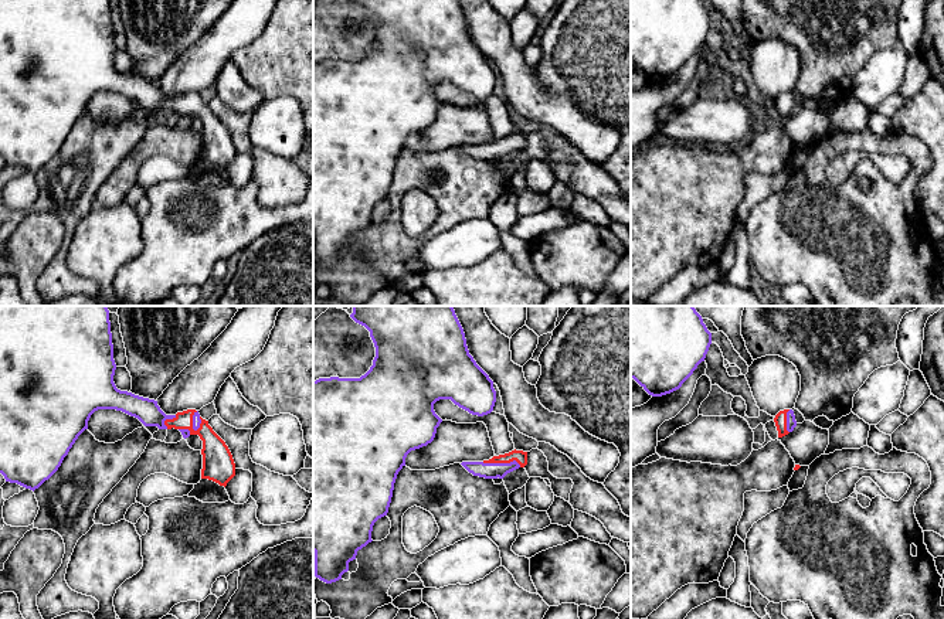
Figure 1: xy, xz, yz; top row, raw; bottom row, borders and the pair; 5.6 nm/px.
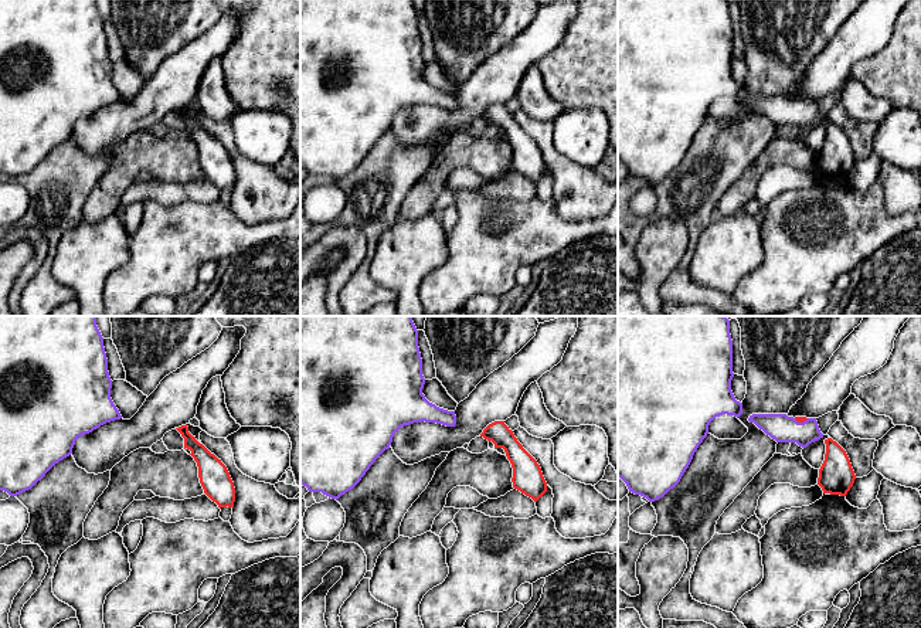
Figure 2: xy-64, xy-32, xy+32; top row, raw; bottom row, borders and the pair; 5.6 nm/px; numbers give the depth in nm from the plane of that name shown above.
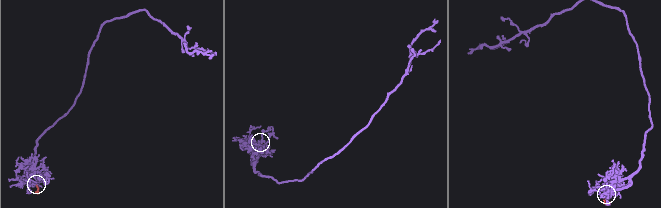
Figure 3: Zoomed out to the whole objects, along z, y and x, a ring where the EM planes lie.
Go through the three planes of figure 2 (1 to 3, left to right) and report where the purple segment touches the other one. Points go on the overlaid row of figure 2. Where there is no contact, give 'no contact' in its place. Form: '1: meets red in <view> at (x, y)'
1: no contact
2: no contact
3: meets red in xy+32 at (801, 421)

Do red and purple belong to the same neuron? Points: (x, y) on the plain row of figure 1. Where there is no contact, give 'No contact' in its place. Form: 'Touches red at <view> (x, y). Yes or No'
Touches red at xz (502, 145). Yes

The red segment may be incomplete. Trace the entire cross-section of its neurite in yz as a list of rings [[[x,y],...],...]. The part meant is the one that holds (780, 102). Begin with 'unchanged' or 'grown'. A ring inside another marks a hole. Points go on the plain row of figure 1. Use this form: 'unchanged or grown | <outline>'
grown | [[[792,92],[780,93],[775,98],[774,105],[778,113],[778,120],[788,118],[797,109],[797,103]]]

